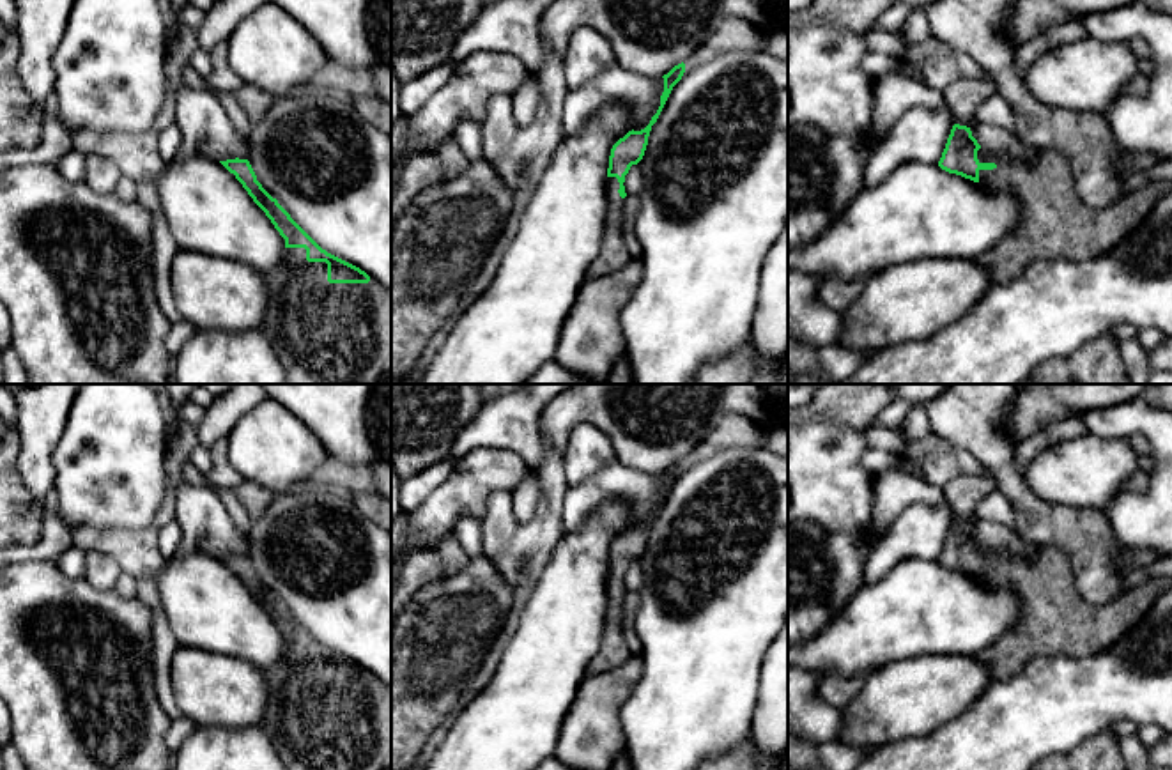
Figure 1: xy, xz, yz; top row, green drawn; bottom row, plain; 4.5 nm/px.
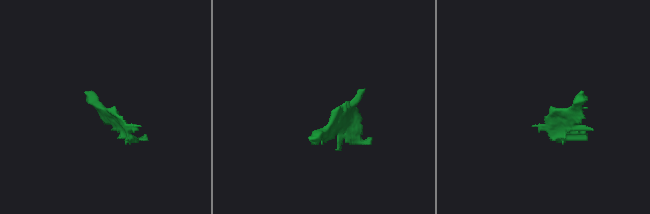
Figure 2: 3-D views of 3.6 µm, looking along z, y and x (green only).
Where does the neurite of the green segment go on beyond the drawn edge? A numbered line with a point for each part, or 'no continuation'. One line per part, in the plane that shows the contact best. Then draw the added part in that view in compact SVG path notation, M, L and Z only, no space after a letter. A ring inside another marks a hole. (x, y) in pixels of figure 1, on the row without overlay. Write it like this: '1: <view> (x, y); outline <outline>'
1: xy (314, 723); outline M285 644L283 657L262 671L269 703L260 728L285 770L391 770L391 685L374 674L368 680L329 680L328 660L308 658L305 644Z

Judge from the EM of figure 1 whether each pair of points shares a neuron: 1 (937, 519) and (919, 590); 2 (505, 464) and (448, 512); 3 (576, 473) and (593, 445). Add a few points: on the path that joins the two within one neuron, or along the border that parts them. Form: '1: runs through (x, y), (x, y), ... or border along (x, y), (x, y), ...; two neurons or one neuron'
1: border along (937, 558), (903, 558), (889, 572); two neurons
2: runs through (491, 471), (462, 498); one neuron
3: runs through (579, 466), (586, 452); one neuron

